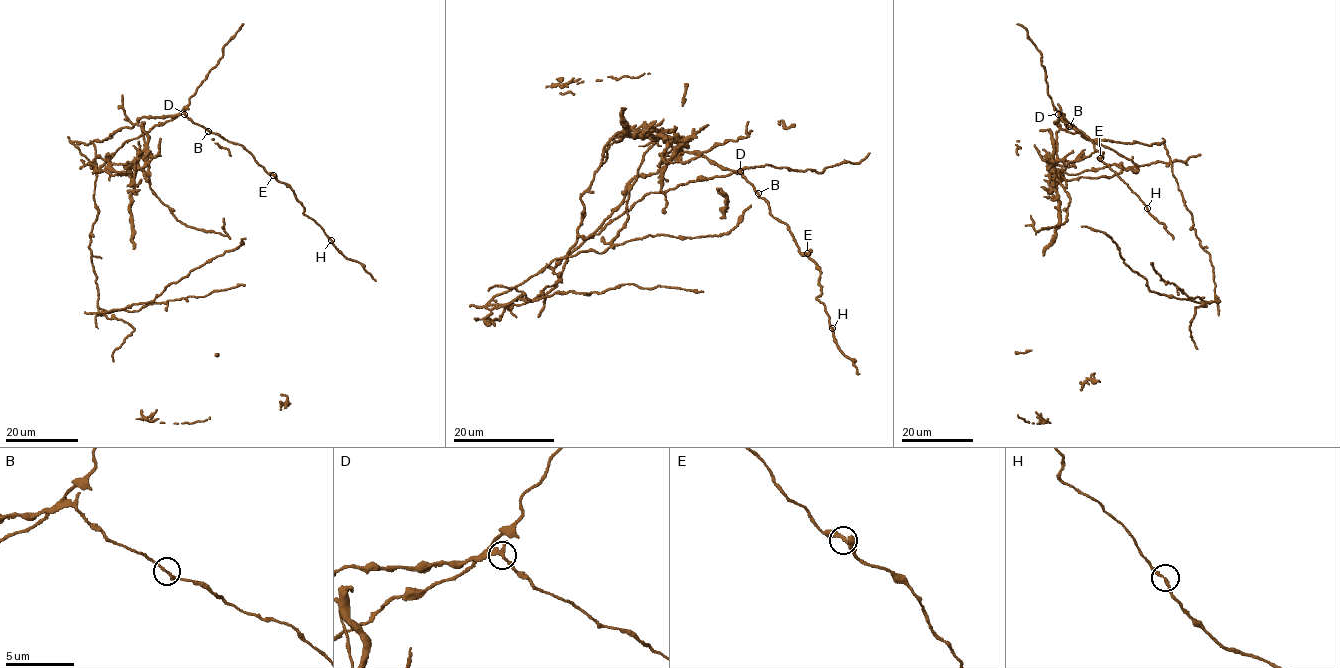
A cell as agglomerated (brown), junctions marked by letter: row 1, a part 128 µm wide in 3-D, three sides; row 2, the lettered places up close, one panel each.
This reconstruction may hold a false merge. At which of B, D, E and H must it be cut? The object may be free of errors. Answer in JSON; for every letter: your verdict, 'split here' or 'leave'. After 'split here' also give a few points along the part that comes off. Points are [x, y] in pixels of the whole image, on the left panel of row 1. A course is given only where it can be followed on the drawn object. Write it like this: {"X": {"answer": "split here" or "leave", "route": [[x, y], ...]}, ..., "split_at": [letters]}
{"B": {"answer": "leave"}, "D": {"answer": "split here", "route": [[184, 114], [72, 143], [96, 173], [89, 246], [97, 313], [153, 301], [245, 239]]}, "E": {"answer": "leave"}, "H": {"answer": "leave"}, "split_at": ["D"]}

